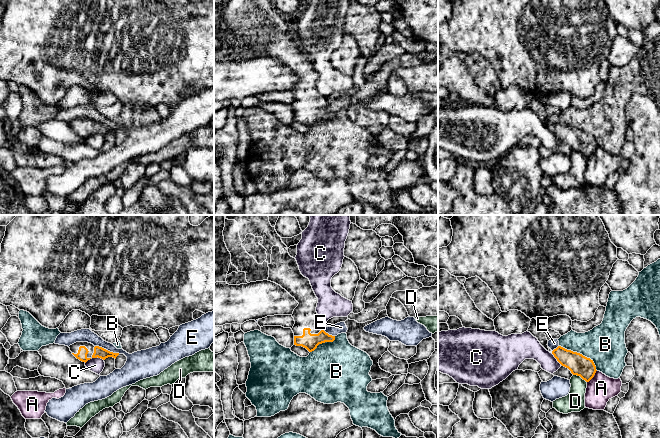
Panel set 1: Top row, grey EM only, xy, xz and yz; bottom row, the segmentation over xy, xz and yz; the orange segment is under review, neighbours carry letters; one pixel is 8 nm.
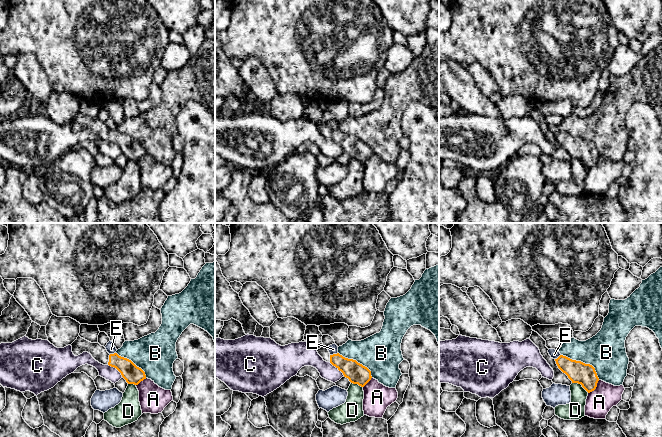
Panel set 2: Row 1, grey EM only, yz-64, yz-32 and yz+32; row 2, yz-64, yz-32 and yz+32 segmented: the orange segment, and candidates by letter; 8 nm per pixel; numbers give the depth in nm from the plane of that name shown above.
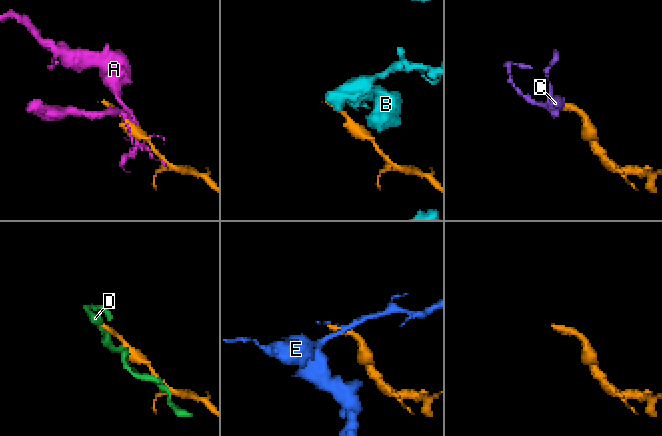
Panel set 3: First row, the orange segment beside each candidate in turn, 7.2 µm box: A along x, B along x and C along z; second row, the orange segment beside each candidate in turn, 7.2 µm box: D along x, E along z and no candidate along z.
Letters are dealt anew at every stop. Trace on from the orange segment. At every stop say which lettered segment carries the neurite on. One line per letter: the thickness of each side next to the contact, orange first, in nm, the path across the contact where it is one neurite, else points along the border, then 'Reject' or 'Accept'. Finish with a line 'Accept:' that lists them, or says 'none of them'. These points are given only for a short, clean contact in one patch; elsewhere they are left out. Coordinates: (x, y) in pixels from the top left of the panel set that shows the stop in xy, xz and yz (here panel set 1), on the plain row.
A: Thickness 170 nm (orange) against 220 nm. Reject
B: Thickness 170 nm (orange) against 320 nm. Reject
C: Thickness 90 nm (orange) against 120 nm. Boundary: xy (92, 133), (100, 133), (103, 136). Reject
D: Thickness 170 nm (orange) against 160 nm. Reject
E: Thickness 90 nm (orange) against 160 nm. Boundary: xy (95, 121), (119, 129). Reject
Accept: none of them

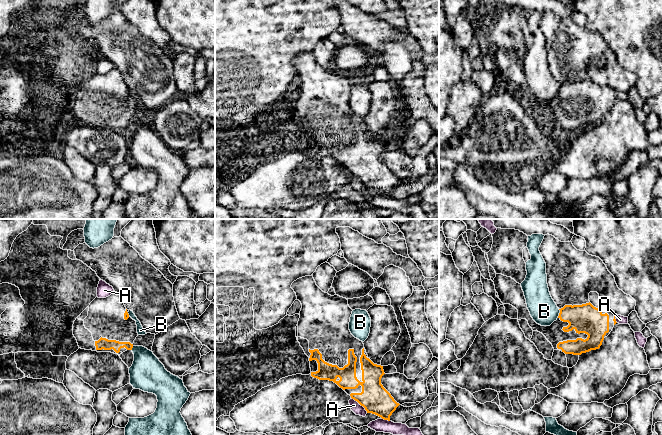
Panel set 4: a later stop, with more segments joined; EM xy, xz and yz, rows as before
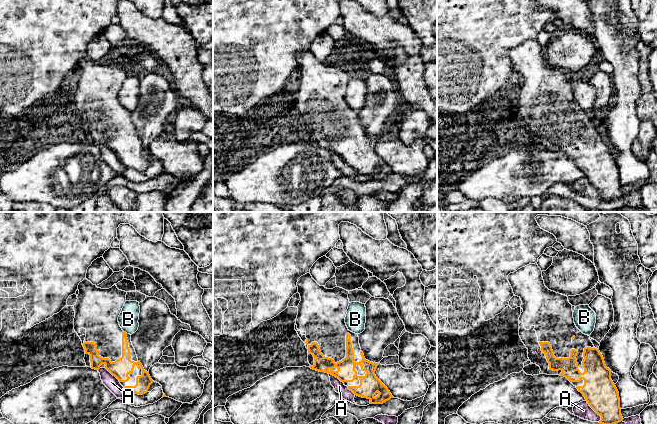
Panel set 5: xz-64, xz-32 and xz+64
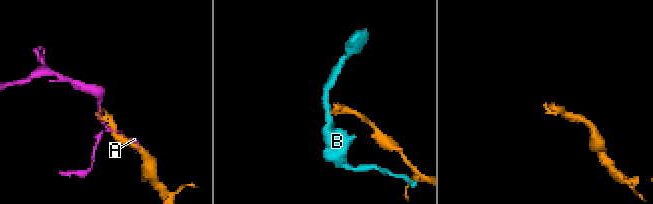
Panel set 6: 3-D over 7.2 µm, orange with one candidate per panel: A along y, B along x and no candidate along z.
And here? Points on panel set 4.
A: Thickness 220 nm (orange) against 80 nm. Reject
B: Thickness 240 nm (orange) against 220 nm. Reject
Accept: none of them

